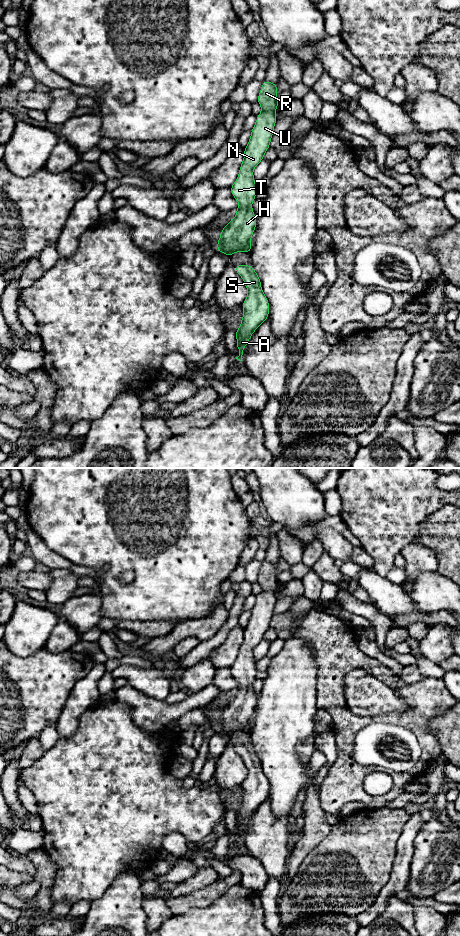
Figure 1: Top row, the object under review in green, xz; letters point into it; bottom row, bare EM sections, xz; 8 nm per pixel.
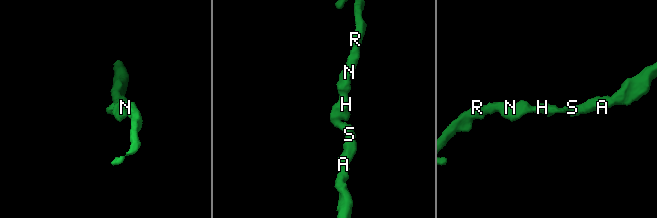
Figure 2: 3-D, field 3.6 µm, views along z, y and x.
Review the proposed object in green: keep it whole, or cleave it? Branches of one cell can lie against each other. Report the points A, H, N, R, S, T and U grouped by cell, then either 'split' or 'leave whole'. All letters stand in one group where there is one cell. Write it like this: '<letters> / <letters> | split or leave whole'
A H N R S T U | leave whole

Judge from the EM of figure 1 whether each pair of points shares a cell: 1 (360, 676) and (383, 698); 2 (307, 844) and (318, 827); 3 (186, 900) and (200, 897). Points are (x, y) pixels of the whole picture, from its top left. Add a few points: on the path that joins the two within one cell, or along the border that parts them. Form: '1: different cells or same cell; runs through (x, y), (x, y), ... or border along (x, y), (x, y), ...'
1: same cell; runs through (366, 682), (377, 693)
2: same cell; runs through (309, 840), (314, 831)
3: same cell; runs through (189, 900), (197, 899)

